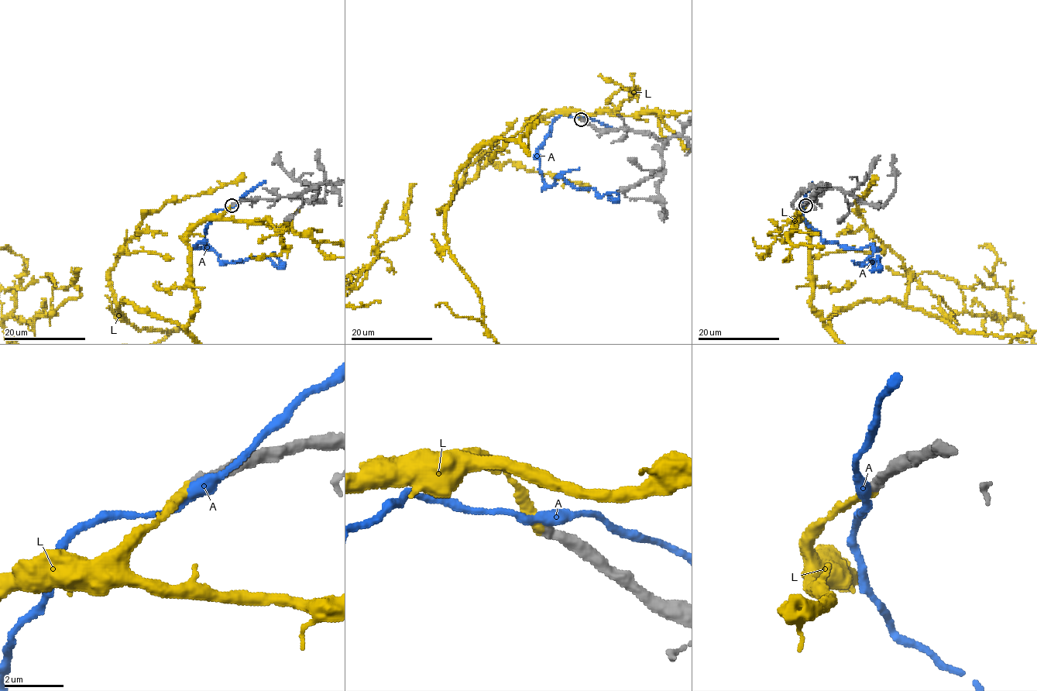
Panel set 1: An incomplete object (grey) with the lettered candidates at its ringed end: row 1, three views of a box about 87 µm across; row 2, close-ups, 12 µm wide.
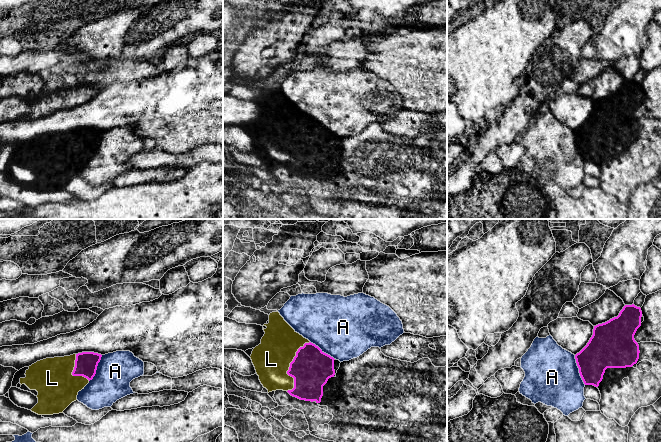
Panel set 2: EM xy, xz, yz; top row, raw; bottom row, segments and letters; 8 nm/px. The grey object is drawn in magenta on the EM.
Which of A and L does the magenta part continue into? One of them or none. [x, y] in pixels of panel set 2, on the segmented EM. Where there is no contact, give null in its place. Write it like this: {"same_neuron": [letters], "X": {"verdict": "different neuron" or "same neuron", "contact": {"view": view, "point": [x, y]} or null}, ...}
{"same_neuron": ["L"], "A": {"verdict": "different neuron", "contact": {"view": "yz", "point": [579, 370]}}, "L": {"verdict": "same neuron", "contact": {"view": "xz", "point": [290, 366]}}}

